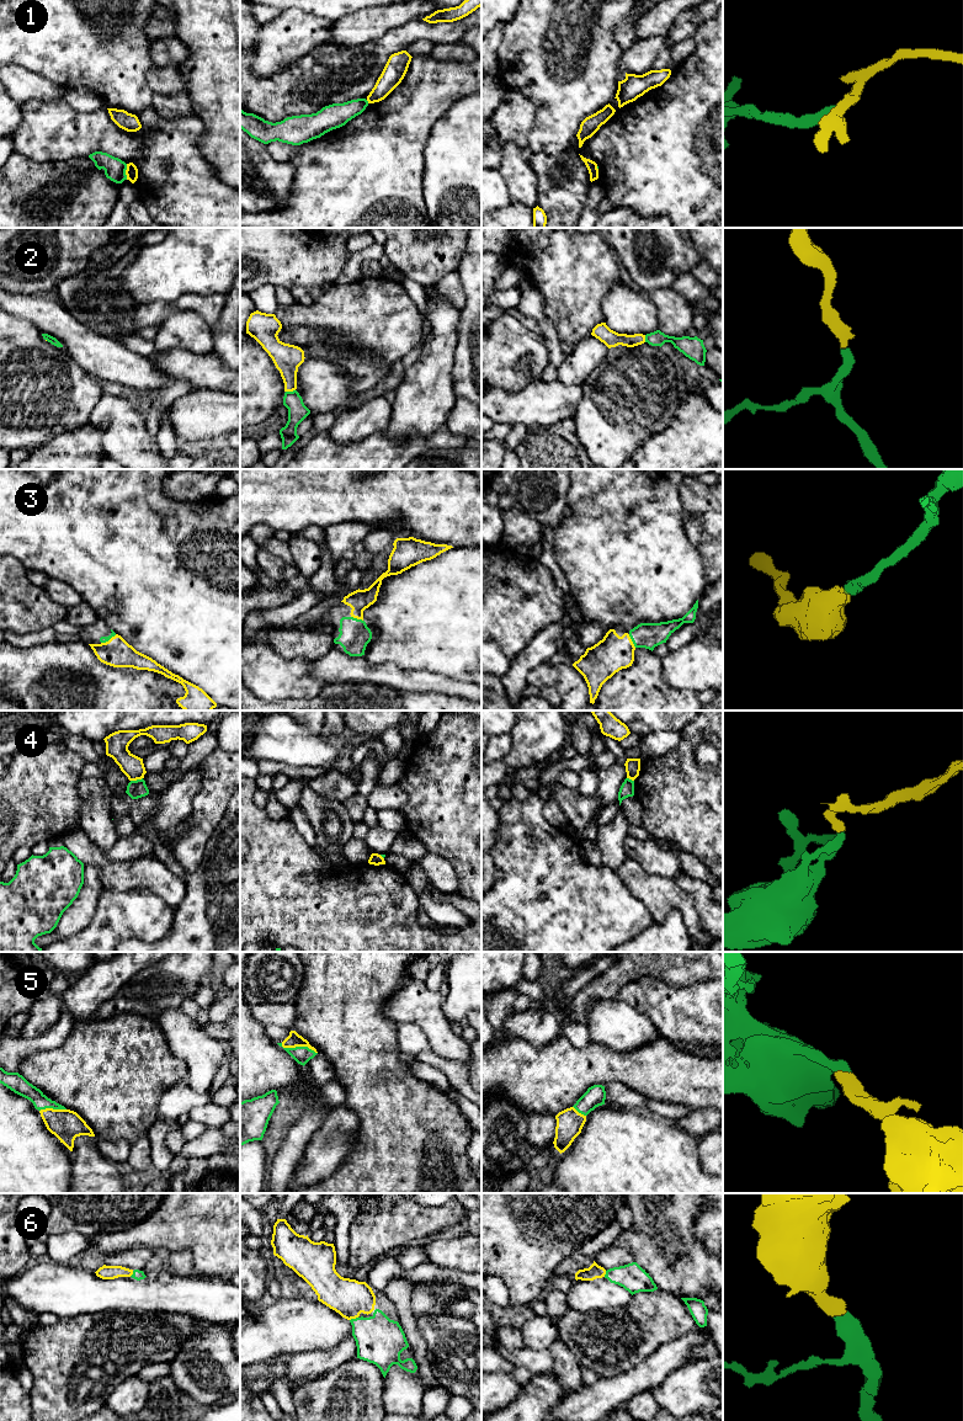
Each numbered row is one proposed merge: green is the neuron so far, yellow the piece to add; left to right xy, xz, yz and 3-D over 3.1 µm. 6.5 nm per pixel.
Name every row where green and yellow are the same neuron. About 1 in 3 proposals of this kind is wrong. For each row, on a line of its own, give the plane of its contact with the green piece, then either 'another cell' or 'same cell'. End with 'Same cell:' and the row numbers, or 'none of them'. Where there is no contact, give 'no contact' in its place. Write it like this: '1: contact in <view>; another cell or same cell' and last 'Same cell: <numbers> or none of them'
1: contact in xy; another cell
2: contact in xz; same cell
3: contact in yz; same cell
4: contact in xy; another cell
5: contact in xz; same cell
6: contact in xz; same cell
Same cell: 2, 3, 5, 6

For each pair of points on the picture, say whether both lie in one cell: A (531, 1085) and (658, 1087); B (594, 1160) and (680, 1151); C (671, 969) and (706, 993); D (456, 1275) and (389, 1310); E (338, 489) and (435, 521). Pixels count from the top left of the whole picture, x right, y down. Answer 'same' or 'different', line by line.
A: same
B: same
C: different
D: different
E: same

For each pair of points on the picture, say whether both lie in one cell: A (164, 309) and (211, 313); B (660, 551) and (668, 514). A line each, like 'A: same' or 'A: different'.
A: same
B: same

